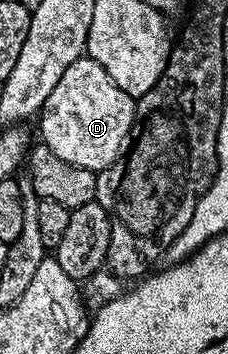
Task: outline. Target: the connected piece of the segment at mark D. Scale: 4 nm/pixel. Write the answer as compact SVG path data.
M81 56L62 72L62 80L58 80L46 100L42 118L48 121L48 130L52 133L42 138L43 145L58 152L62 160L70 160L70 164L99 172L108 169L122 153L136 120L136 103L106 76L102 64Z

